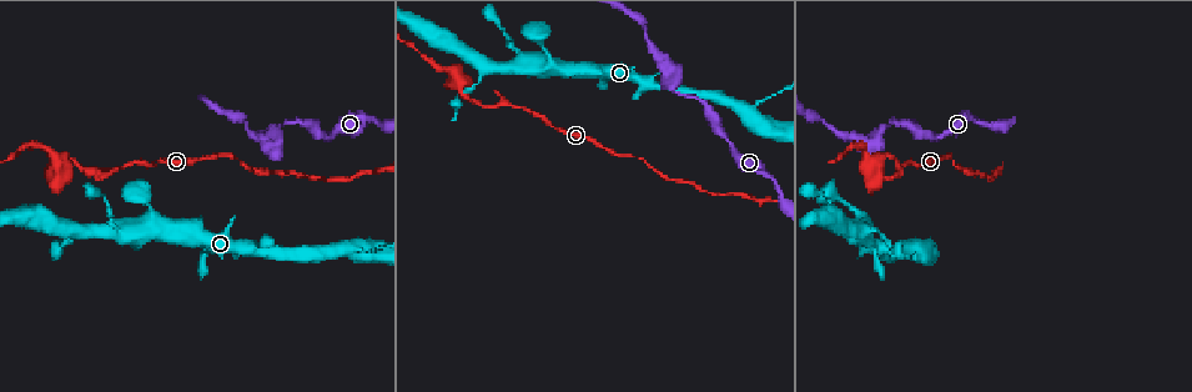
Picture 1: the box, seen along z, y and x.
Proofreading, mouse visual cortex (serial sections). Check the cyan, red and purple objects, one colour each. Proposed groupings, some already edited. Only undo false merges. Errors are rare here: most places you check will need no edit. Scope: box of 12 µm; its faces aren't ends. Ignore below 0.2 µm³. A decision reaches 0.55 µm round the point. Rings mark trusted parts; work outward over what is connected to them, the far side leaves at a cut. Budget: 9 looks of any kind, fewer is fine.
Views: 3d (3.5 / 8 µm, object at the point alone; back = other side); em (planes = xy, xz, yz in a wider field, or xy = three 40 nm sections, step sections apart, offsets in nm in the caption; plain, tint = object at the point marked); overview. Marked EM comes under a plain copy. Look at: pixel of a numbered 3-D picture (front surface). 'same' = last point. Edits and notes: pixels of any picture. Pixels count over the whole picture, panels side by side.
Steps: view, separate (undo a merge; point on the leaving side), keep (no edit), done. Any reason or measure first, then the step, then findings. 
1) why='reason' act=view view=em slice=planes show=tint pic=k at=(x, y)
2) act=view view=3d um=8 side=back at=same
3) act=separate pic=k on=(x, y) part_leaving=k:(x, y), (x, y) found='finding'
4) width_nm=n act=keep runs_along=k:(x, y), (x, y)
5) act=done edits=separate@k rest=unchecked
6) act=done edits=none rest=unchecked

why='sudden change in width' act=view view=3d um=3.5 pic=1 at=(327, 135)

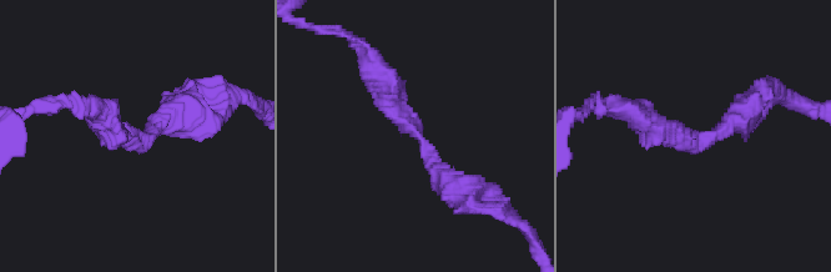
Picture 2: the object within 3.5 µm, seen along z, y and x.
arm_widths_nm=300,350 act=view view=em slice=xy step=1 show=tint pic=2 at=(415, 136)

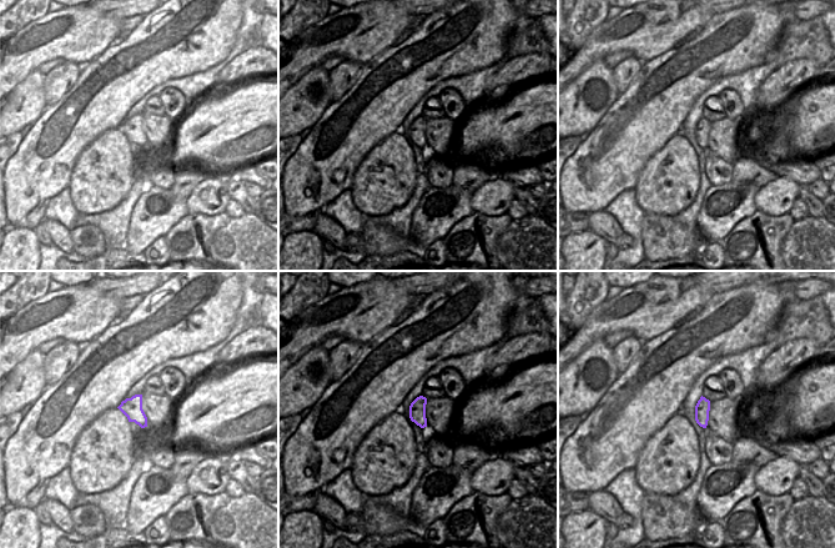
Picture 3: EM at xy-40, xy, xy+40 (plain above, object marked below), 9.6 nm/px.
act=keep runs_along=2:(462, 189), (431, 164), (377, 74) found='one cell here'

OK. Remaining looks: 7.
act=view view=3d um=3.5 pic=1 at=(458, 73)

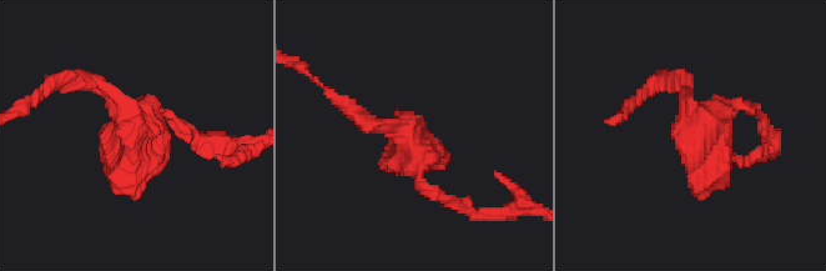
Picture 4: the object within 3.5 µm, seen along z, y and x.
act=view view=em slice=planes show=tint pic=4 at=(132, 119)

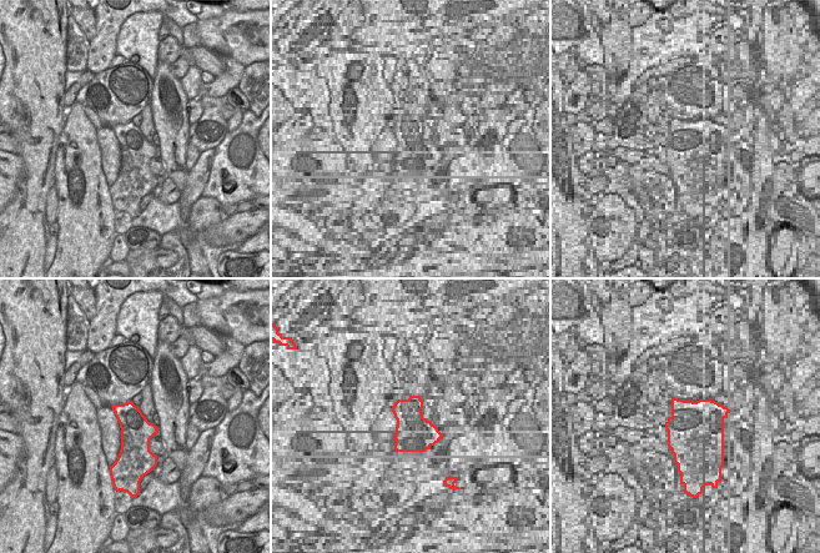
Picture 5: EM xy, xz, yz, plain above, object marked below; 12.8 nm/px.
width_nm=400 act=keep runs_along=4:(444, 199), (418, 184), (411, 135), (348, 110) found='all the same cell'

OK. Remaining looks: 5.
why='calibre changes' act=view view=3d um=3.5 pic=1 at=(846, 135)

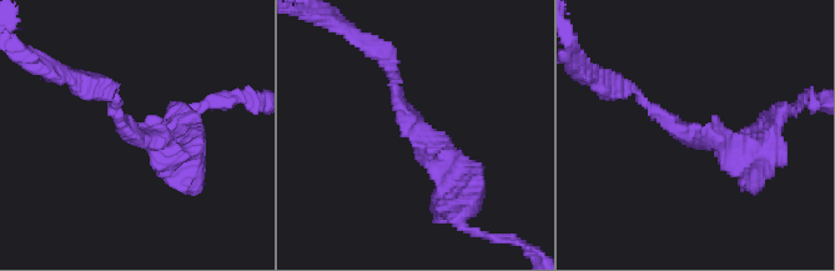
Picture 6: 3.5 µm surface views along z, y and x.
arm_widths_nm=150,400 why='need the tissue' act=view view=em slice=xy step=5 show=tint pic=6 at=(421, 130)

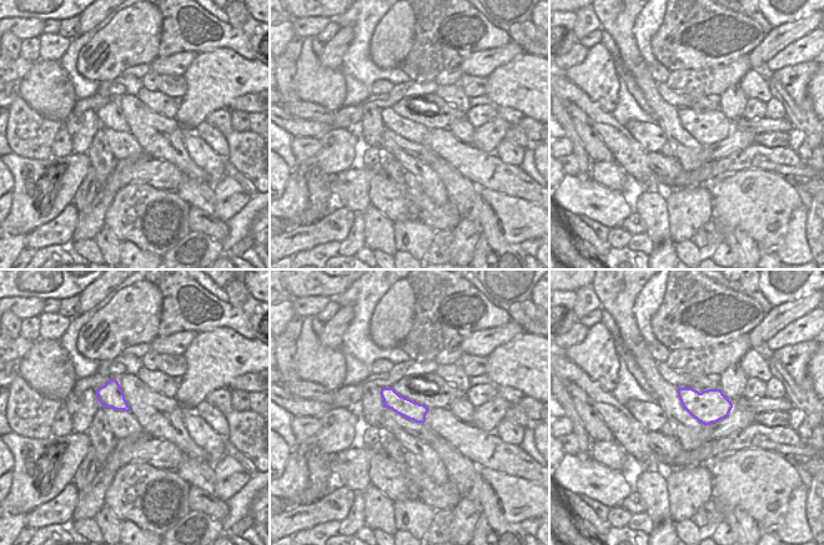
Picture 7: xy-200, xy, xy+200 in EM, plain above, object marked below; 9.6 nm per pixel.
act=keep runs_along=6:(463, 194), (398, 104), (391, 71) found='continuous, no second cell'

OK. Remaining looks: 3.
why='sudden change in width' act=view view=3d um=3.5 pic=1 at=(767, 97)

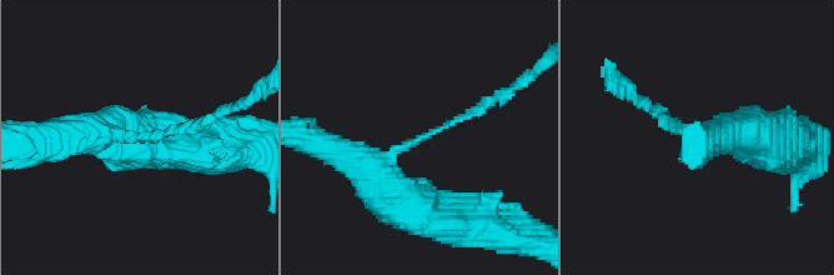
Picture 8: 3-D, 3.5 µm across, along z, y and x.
act=view view=em slice=xy step=3 show=tint pic=8 at=(425, 136)

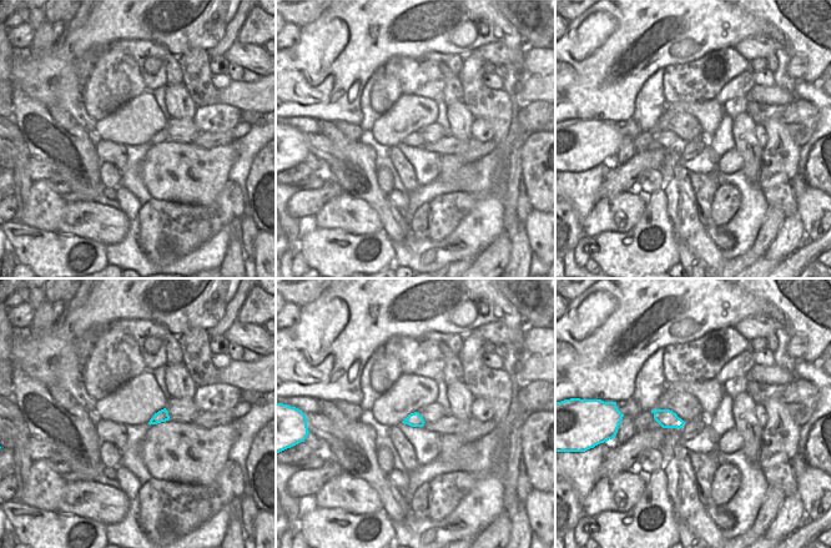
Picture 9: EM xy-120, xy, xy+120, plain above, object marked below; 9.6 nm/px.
why='cut it another way' act=view view=em slice=xy step=2 show=tint at=same

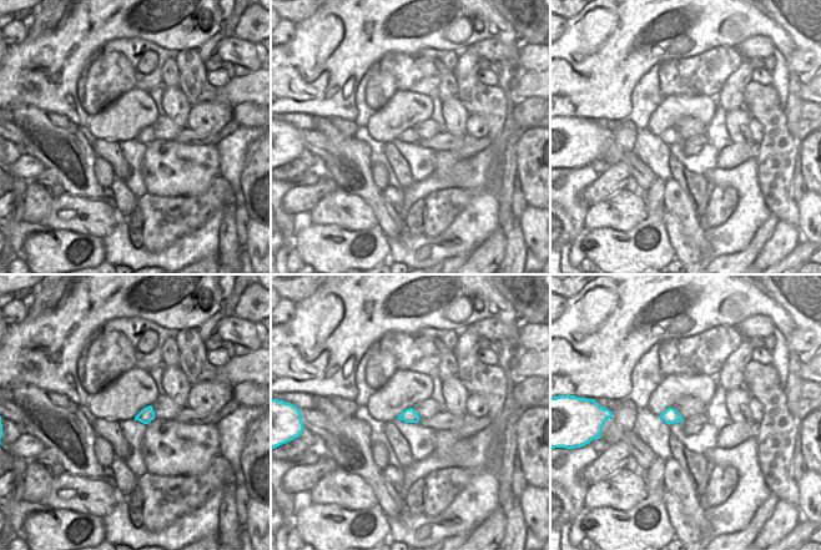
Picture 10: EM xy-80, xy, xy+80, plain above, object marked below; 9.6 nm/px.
arm_widths_nm=100,450 act=keep runs_along=8:(355, 159), (370, 171), (485, 99) found='one cell here'

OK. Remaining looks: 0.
act=done edits=none rest=unchecked

